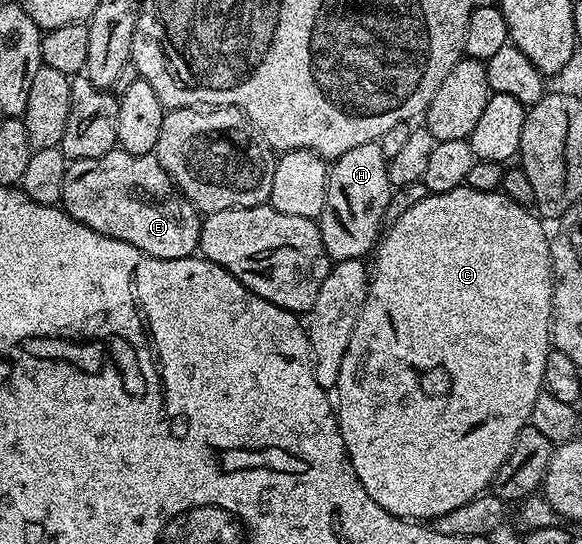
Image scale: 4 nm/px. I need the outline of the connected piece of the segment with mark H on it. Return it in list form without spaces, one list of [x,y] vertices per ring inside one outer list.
[[[378,142],[353,146],[353,150],[345,150],[330,165],[327,174],[327,197],[323,213],[317,217],[317,223],[321,230],[321,238],[325,242],[325,250],[331,255],[332,261],[363,260],[366,252],[370,253],[376,247],[384,227],[383,215],[389,206],[389,198],[393,191],[387,173],[389,157],[383,153]]]

